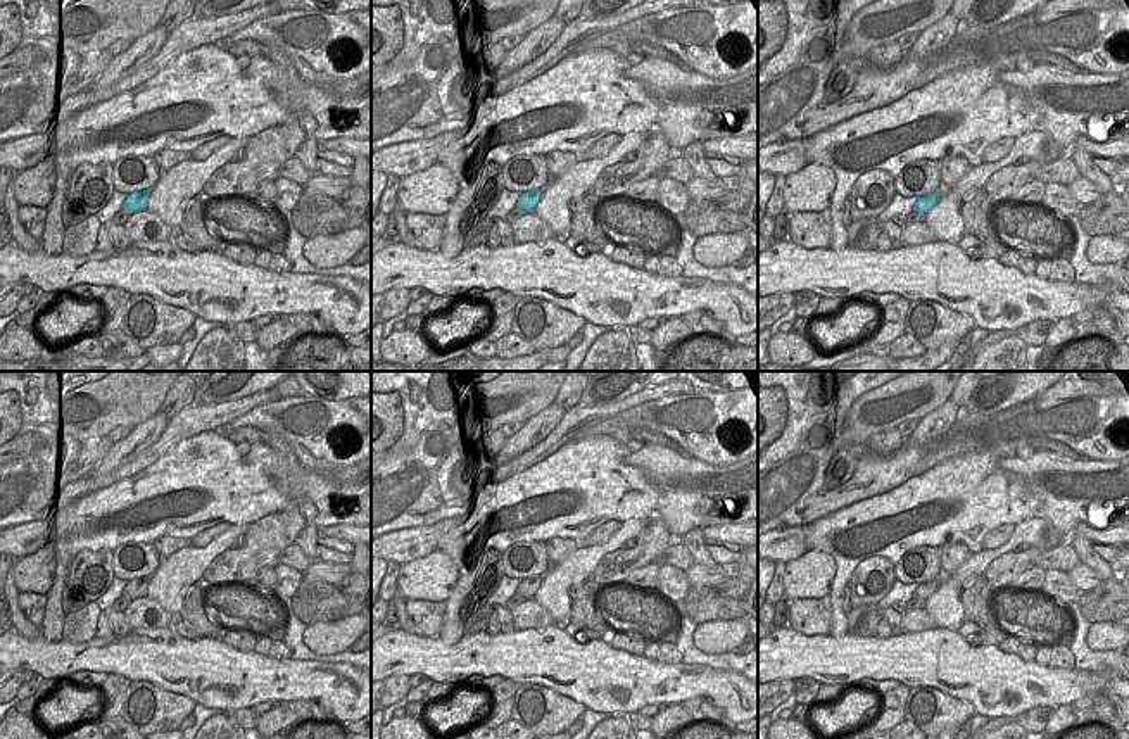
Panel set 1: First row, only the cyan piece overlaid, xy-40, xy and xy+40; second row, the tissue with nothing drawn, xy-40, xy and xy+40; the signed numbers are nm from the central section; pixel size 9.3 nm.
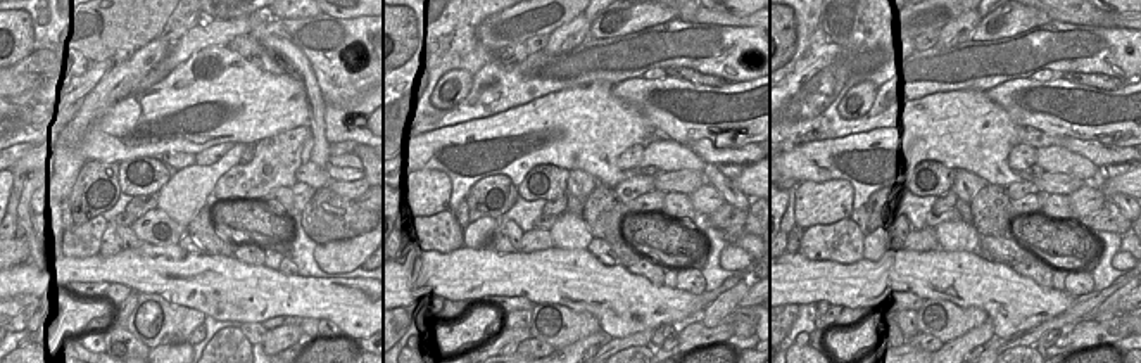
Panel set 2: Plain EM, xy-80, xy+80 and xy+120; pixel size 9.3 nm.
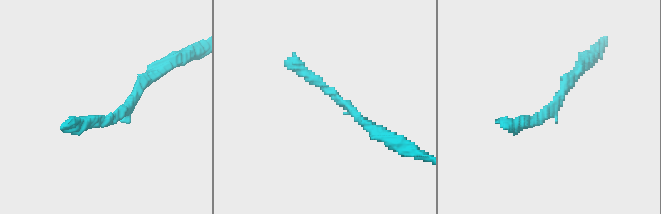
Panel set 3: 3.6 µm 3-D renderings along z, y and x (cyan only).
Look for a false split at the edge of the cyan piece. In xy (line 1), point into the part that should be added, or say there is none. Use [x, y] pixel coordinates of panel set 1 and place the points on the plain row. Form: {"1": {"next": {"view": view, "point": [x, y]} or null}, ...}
{"1": {"next": null}}

